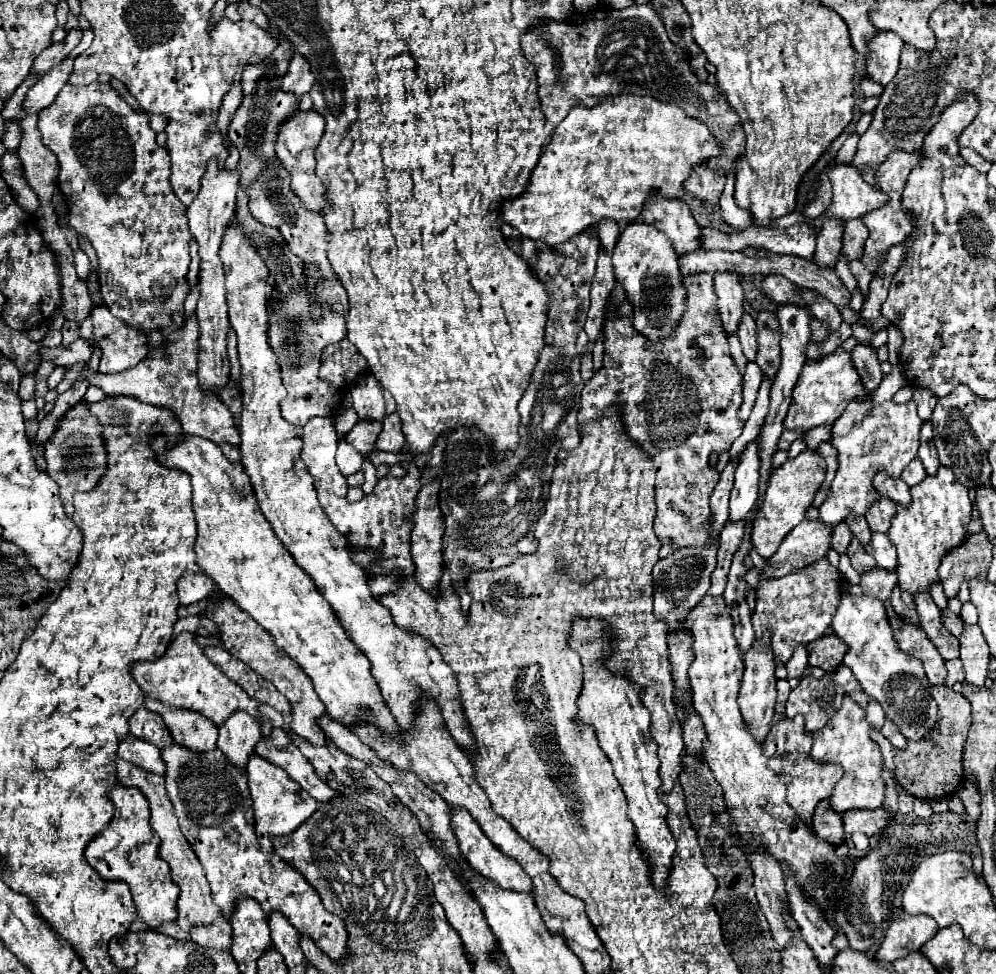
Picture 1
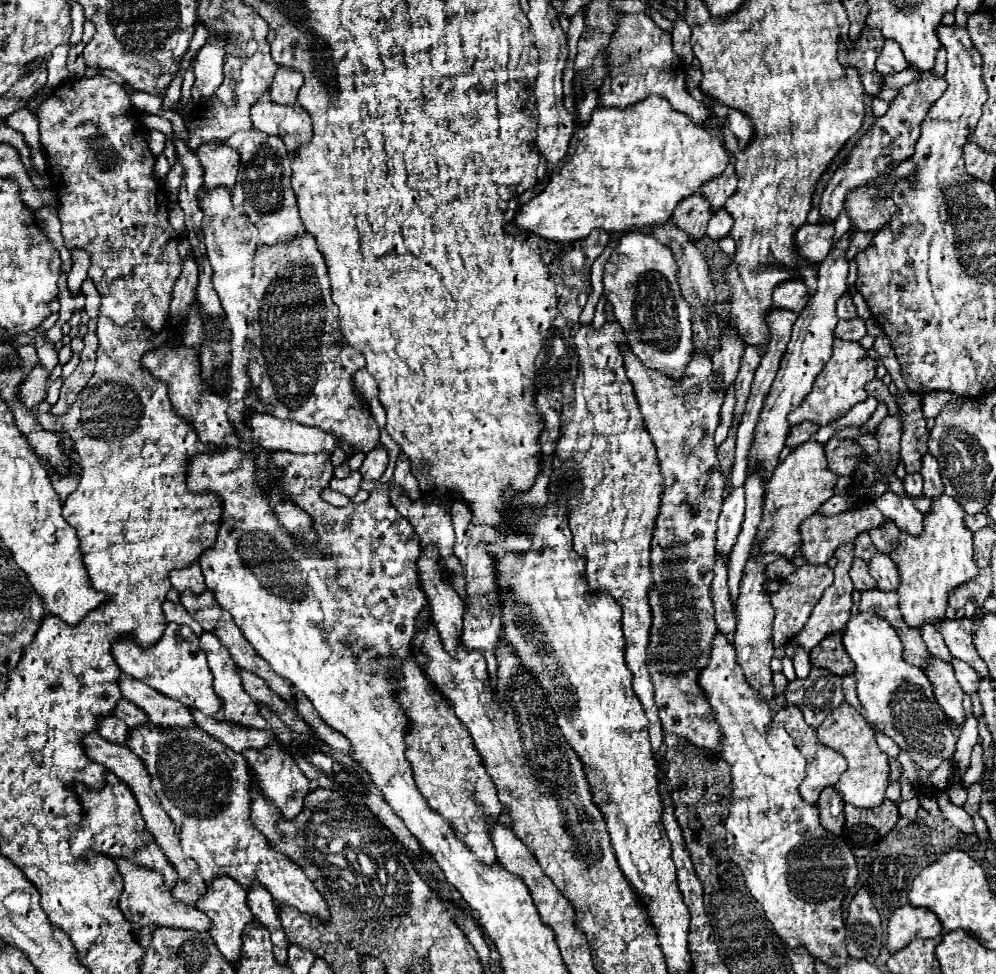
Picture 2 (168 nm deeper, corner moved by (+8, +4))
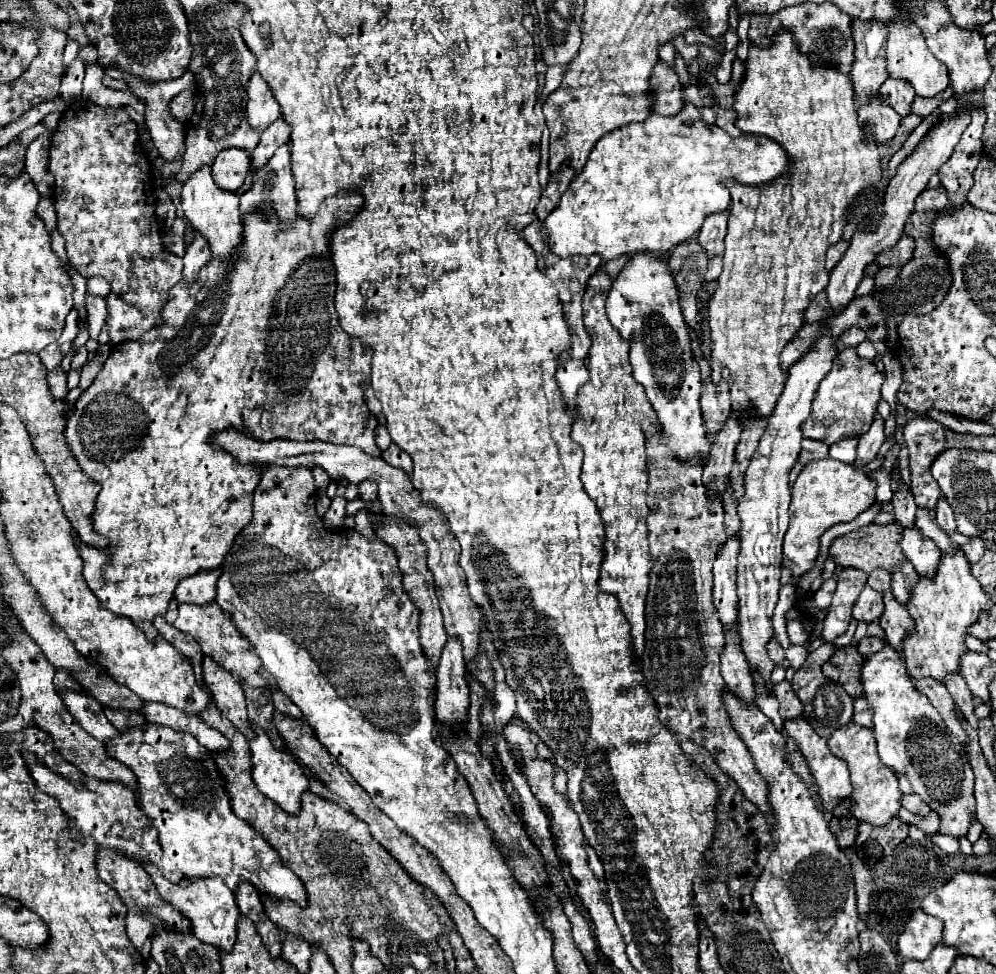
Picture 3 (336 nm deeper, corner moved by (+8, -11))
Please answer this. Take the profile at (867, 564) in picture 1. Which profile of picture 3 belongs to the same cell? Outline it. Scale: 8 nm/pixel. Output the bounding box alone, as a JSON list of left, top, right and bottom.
[852,587,884,623]

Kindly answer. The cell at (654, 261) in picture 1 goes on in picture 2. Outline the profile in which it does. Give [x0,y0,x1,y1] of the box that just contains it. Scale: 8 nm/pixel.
[604,230,694,378]

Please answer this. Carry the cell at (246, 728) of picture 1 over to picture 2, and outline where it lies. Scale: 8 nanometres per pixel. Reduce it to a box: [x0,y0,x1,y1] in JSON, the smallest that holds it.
[200,632,266,730]

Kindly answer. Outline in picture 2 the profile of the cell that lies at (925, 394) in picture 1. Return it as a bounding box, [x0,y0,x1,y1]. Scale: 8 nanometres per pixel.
[922,392,964,418]

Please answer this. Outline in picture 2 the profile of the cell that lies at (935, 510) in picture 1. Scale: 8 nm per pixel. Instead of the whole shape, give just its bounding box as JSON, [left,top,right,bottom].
[890,494,978,628]

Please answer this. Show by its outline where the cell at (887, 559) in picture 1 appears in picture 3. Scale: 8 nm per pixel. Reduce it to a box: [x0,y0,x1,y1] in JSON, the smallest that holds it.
[880,591,914,653]

